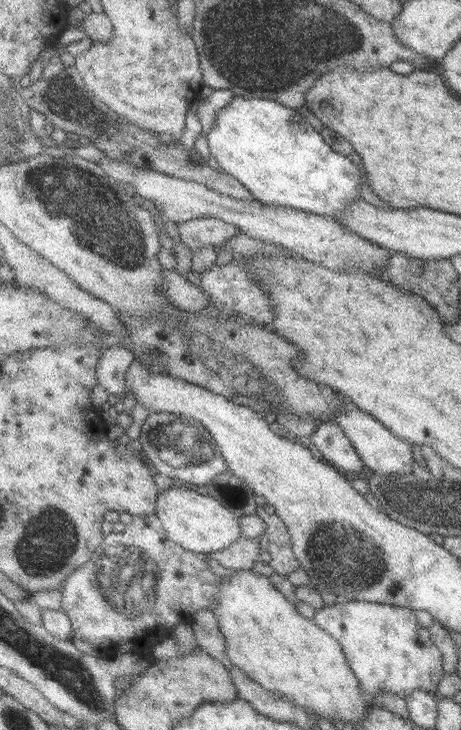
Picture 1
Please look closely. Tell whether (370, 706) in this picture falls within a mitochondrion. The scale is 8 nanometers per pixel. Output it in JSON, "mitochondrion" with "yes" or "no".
{"mitochondrion":"no"}

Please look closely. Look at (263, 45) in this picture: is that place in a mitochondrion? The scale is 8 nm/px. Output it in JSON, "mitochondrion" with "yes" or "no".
{"mitochondrion":"yes"}

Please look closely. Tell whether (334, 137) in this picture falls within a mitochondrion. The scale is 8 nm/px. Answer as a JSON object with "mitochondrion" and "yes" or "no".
{"mitochondrion":"no"}

